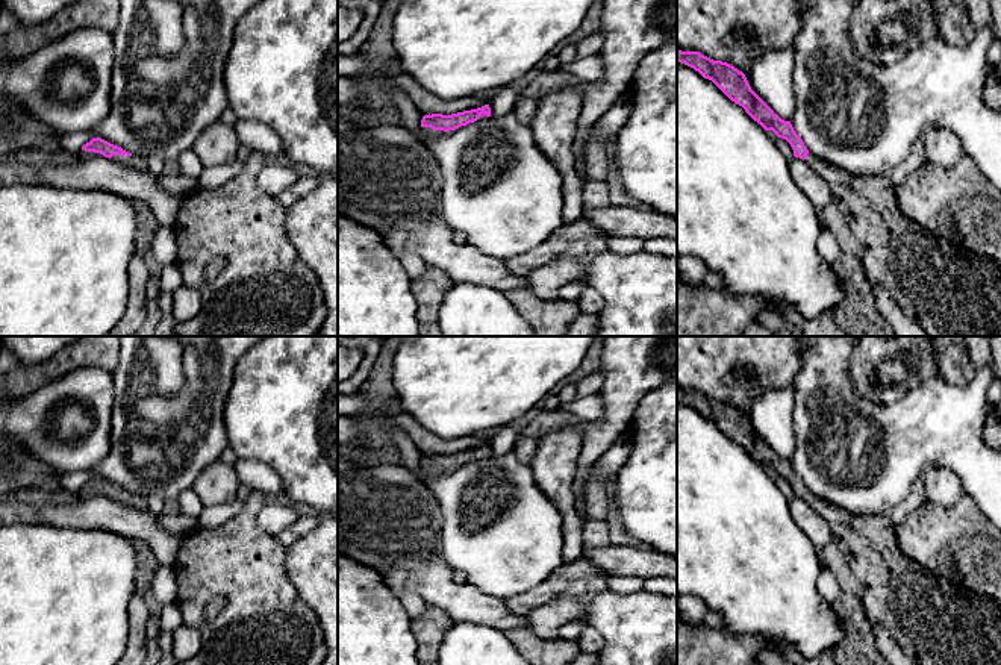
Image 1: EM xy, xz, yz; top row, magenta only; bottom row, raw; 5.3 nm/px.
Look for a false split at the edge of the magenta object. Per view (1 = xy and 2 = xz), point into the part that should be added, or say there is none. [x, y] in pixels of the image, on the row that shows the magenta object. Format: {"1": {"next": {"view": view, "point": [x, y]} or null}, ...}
{"1": {"next": {"view": "xy", "point": [135, 161]}}, "2": {"next": {"view": "xz", "point": [427, 134]}}}

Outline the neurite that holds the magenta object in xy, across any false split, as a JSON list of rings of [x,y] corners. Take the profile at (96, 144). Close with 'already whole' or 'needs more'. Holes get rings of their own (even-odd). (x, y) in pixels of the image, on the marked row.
[[[92,138],[89,142],[86,142],[80,153],[80,158],[94,158],[94,156],[104,156],[115,162],[129,165],[138,171],[147,171],[147,158],[141,155],[132,155],[126,150],[123,150],[118,145],[114,145],[101,138]]]; needs more

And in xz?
[[[489,105],[451,115],[442,114],[424,115],[421,120],[421,130],[423,130],[421,141],[438,138],[445,132],[456,130],[474,121],[486,120],[488,117],[491,117]]]; needs more

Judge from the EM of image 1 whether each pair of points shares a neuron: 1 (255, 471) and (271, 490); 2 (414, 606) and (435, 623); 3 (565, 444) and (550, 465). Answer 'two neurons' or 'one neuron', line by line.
1: one neuron
2: two neurons
3: one neuron

